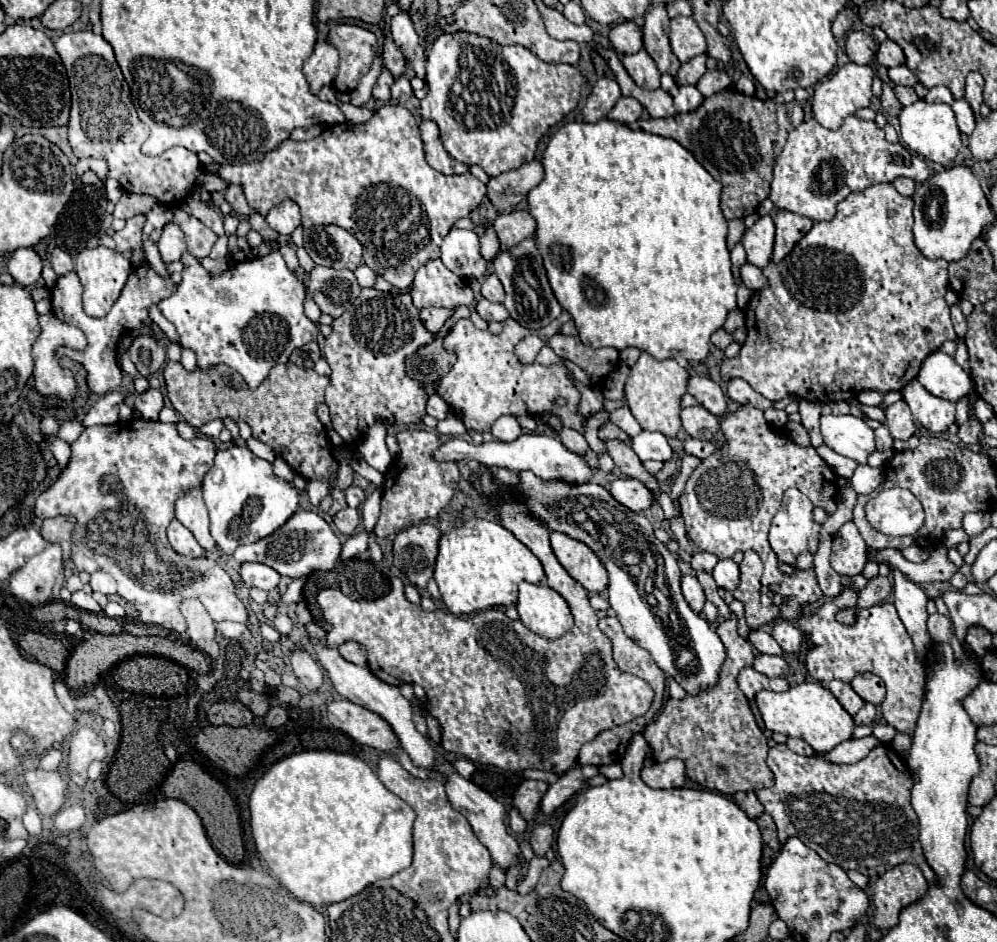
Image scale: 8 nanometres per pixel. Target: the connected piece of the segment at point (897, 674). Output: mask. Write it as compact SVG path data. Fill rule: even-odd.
M843 589L841 595L827 601L817 613L799 619L799 627L805 633L809 633L811 643L815 645L807 653L805 667L809 675L823 685L829 685L833 679L849 683L857 673L863 671L875 673L877 677L883 679L887 687L885 701L881 703L883 719L897 731L911 735L925 693L925 675L929 669L929 661L919 661L915 657L915 647L911 643L911 637L907 635L893 603L879 603L869 609L859 609L859 607L855 609L855 607L857 607L857 593L851 589ZM843 609L855 609L853 625L843 625L835 619L835 615Z

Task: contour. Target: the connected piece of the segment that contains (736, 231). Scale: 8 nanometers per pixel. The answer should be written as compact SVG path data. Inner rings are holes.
M731 219L731 221L729 221L727 247L729 247L729 249L733 249L733 247L735 247L735 245L741 241L743 233L745 233L745 225L743 225L743 221L741 221L741 219Z

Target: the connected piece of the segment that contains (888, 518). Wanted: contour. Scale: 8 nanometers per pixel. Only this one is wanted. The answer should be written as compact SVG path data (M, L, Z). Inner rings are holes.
M901 487L885 489L865 507L869 525L885 535L913 535L925 521L917 497Z

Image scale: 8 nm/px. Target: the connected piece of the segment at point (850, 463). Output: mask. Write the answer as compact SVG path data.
M825 445L817 447L815 451L819 453L819 457L821 457L823 461L827 461L827 465L829 465L837 475L841 475L841 477L845 477L845 479L849 479L849 477L853 475L853 471L857 469L857 461L853 461L853 459L849 459L849 457L841 457L841 455L837 455L835 451L831 451L831 449L825 447Z

